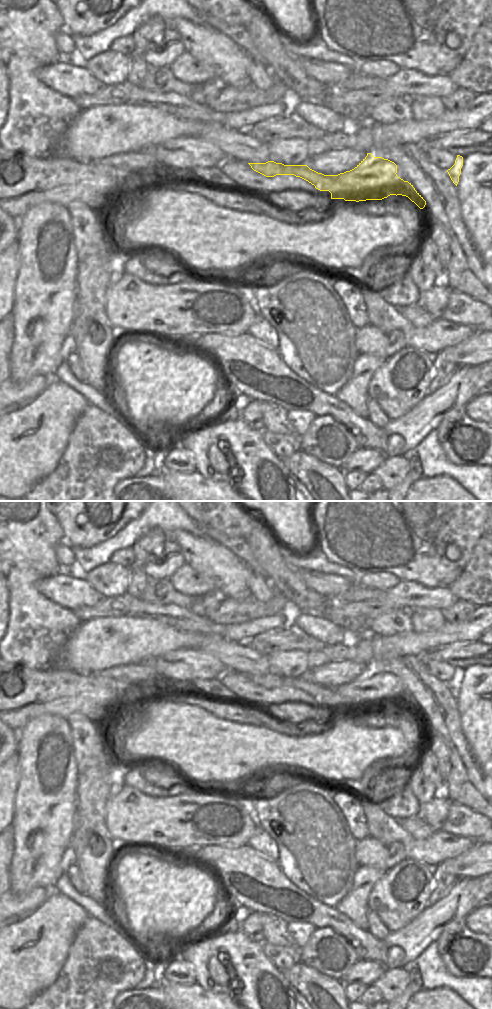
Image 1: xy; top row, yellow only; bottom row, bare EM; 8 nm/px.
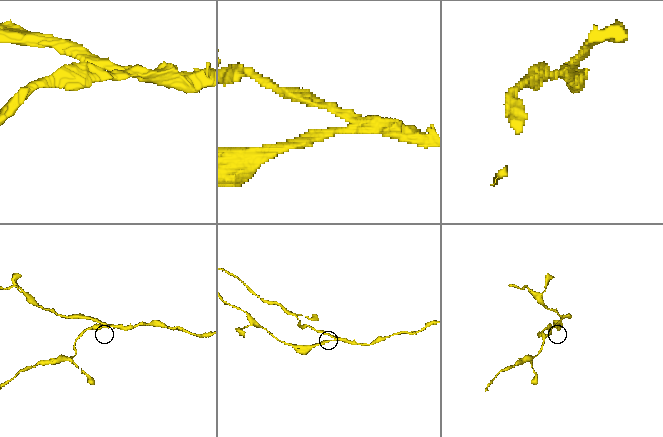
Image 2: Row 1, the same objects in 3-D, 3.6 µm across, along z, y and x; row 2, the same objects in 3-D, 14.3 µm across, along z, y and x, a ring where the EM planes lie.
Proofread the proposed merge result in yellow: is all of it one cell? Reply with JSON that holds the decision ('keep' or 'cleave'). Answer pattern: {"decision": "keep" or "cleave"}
{"decision": "cleave"}

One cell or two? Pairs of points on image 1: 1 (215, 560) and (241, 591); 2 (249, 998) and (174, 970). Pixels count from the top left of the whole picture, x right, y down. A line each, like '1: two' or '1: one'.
1: one
2: two

